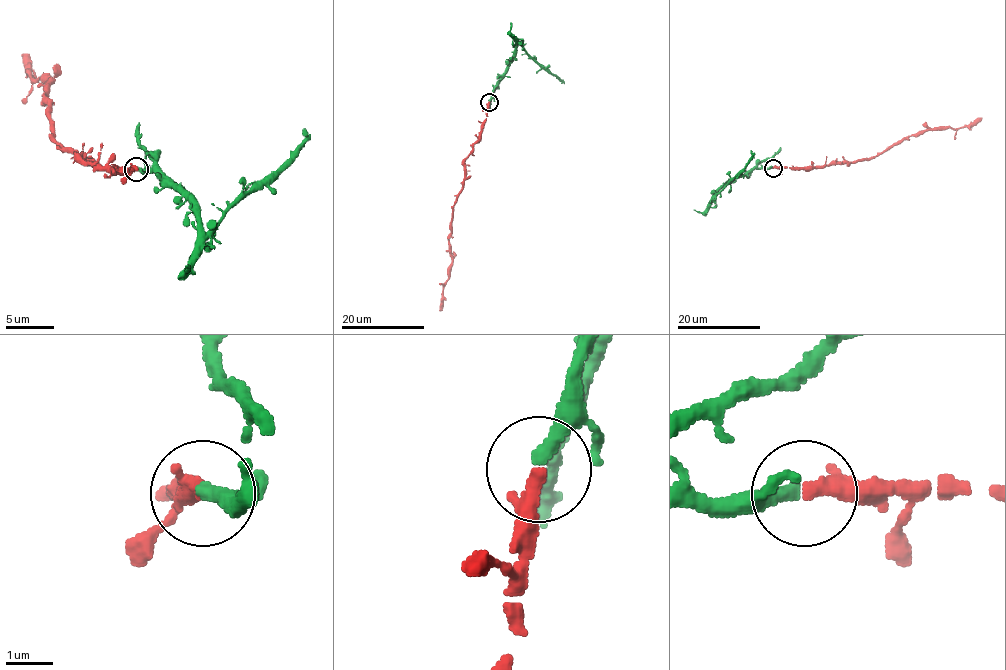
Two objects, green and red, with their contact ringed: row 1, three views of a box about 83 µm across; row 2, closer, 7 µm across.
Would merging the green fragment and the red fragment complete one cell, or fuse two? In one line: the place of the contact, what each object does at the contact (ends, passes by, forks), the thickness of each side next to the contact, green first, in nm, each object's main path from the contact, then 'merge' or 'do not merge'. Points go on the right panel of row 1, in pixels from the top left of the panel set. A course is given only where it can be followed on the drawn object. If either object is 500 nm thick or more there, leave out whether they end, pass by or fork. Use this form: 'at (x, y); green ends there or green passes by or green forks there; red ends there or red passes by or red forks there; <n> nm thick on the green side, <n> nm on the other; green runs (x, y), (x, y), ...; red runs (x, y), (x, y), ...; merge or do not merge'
at (773, 168); green ends there; red ends there; 320 nm thick on the green side, 340 nm on the other; green runs (772, 168), (752, 169), (726, 182), (716, 195), (745, 167), (751, 150); red runs (773, 168), (825, 167), (833, 162), (874, 157), (910, 136), (928, 130), (972, 126), (982, 118); merge

